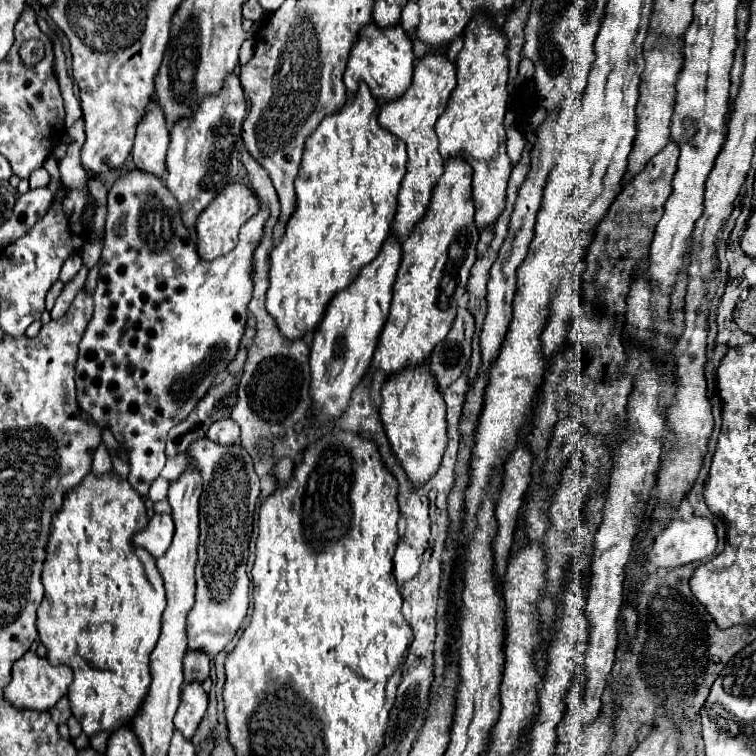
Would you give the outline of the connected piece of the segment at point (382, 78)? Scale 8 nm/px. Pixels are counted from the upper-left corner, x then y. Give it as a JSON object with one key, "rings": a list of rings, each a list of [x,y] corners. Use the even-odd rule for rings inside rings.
{"rings":[[[371,22],[361,30],[357,44],[353,46],[353,52],[347,62],[347,70],[343,74],[343,82],[347,86],[347,92],[355,94],[359,90],[359,82],[365,80],[371,88],[371,94],[379,102],[391,102],[411,86],[413,62],[415,62],[415,56],[411,50],[411,40],[405,36],[399,24],[381,30]]]}

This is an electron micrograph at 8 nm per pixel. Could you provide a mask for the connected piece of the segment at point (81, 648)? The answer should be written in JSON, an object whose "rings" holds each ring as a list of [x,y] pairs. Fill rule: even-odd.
{"rings":[[[93,474],[65,494],[61,512],[55,514],[51,538],[47,544],[47,558],[43,564],[45,596],[37,610],[39,640],[47,648],[47,660],[53,664],[71,666],[75,680],[69,686],[67,698],[73,716],[79,720],[87,736],[99,732],[115,732],[137,716],[145,694],[149,692],[149,654],[157,644],[161,614],[165,610],[165,590],[155,558],[133,544],[135,532],[147,526],[143,498],[121,482],[115,474],[95,478]]]}

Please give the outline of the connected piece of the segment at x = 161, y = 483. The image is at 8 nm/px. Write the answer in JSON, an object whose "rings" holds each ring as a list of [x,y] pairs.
{"rings":[[[161,476],[155,478],[153,484],[151,484],[151,488],[149,488],[149,500],[151,502],[163,500],[167,496],[167,488],[169,488],[169,482],[165,478],[161,478]]]}

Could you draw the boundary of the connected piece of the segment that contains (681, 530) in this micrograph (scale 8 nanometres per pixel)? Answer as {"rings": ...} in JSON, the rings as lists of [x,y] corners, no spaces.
{"rings":[[[693,516],[689,522],[685,520],[671,520],[667,524],[667,528],[657,534],[657,538],[651,544],[651,550],[647,554],[647,560],[653,566],[663,566],[663,568],[675,568],[675,566],[683,566],[689,562],[699,562],[699,560],[707,560],[713,556],[717,548],[717,532],[715,532],[715,524],[705,518],[705,516]]]}

